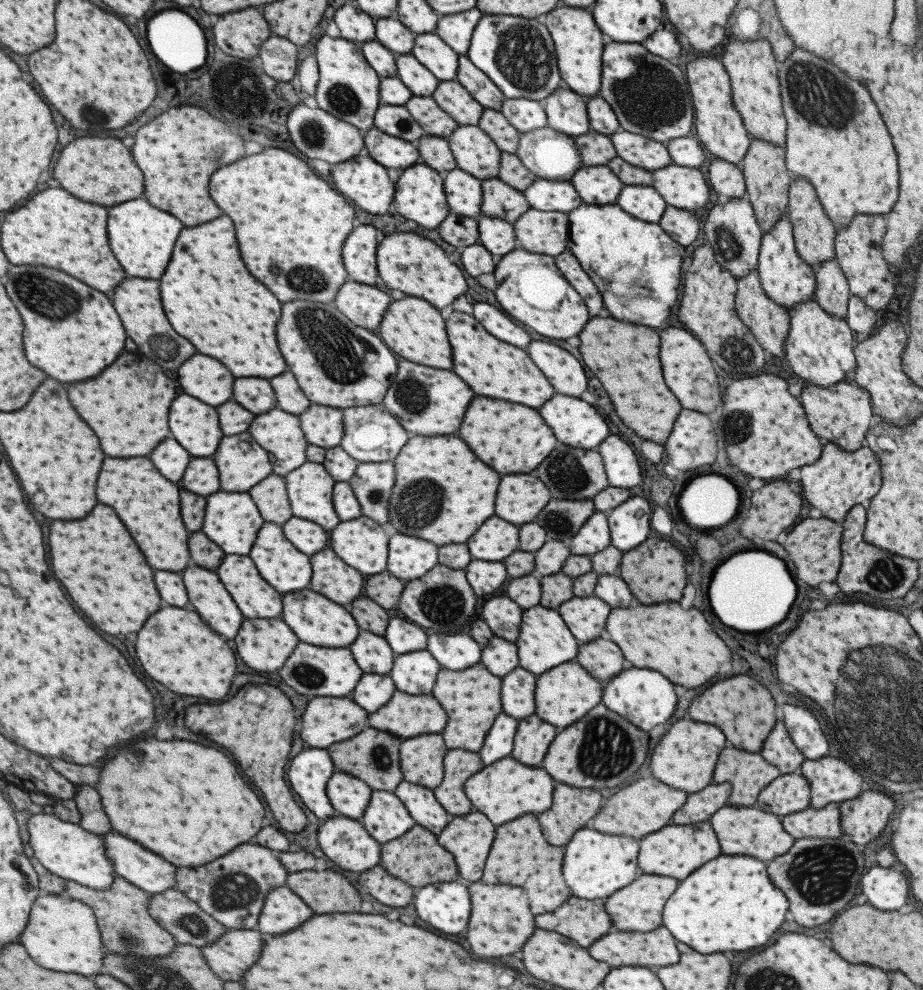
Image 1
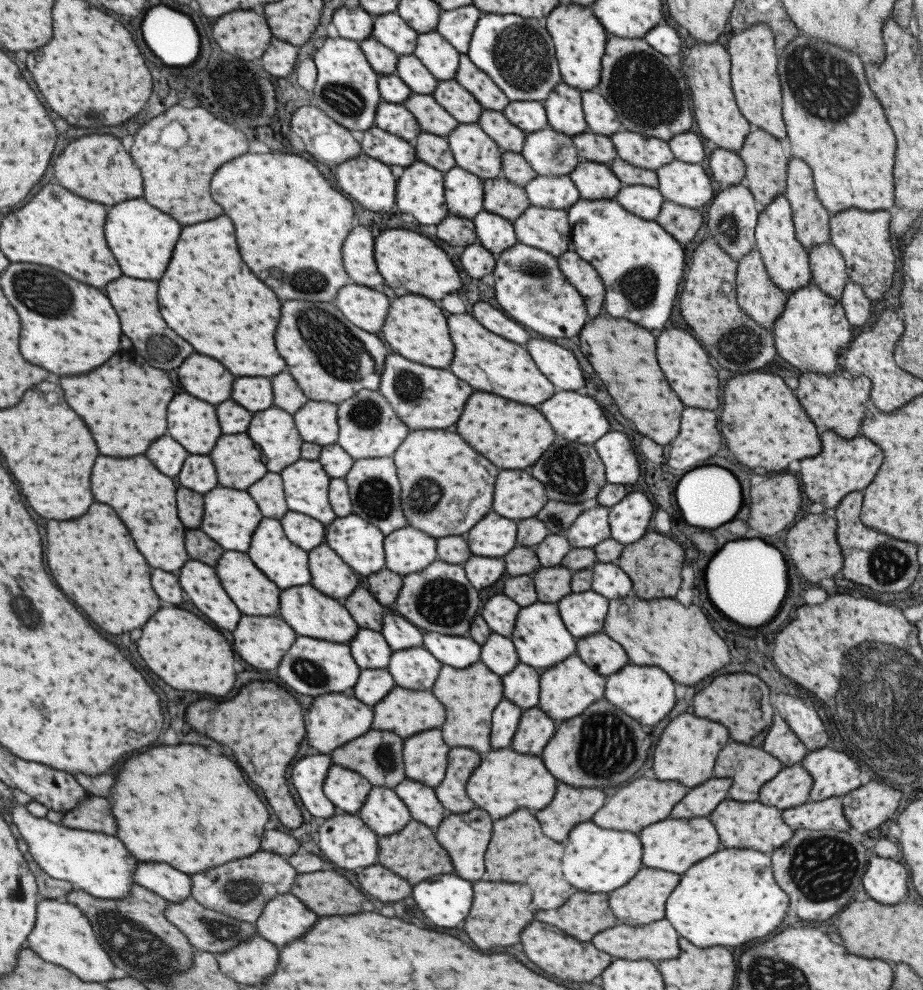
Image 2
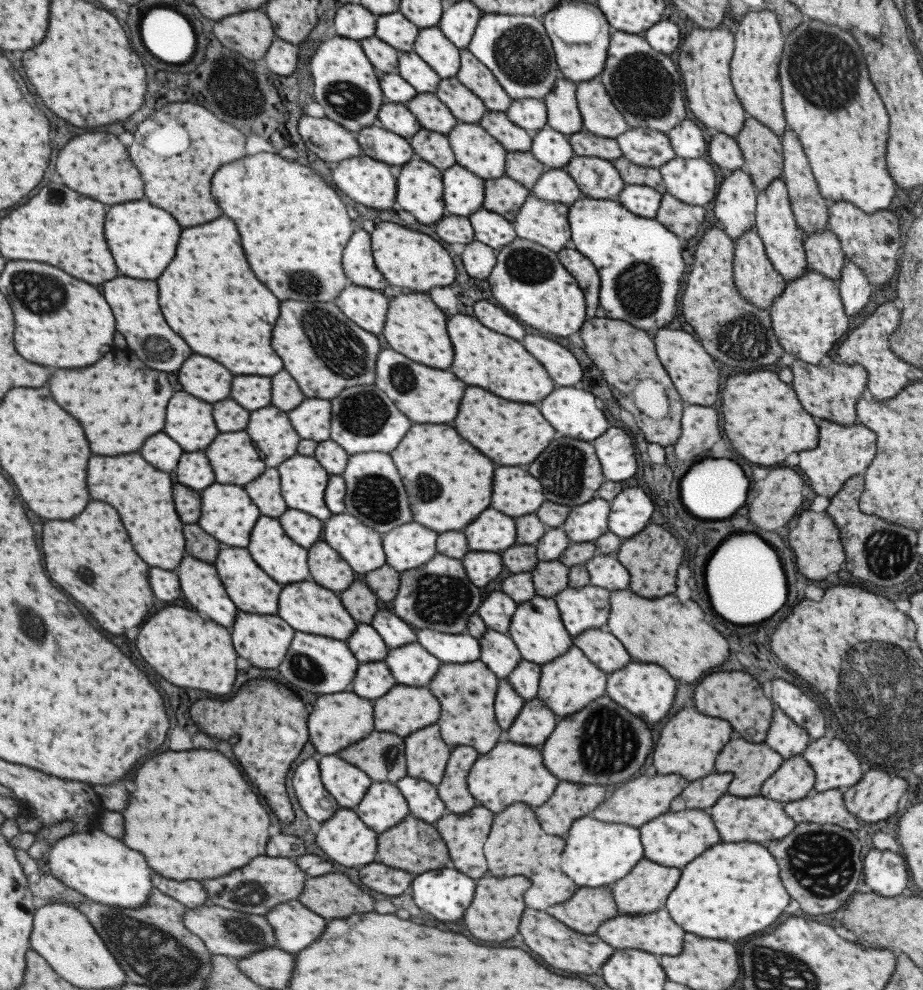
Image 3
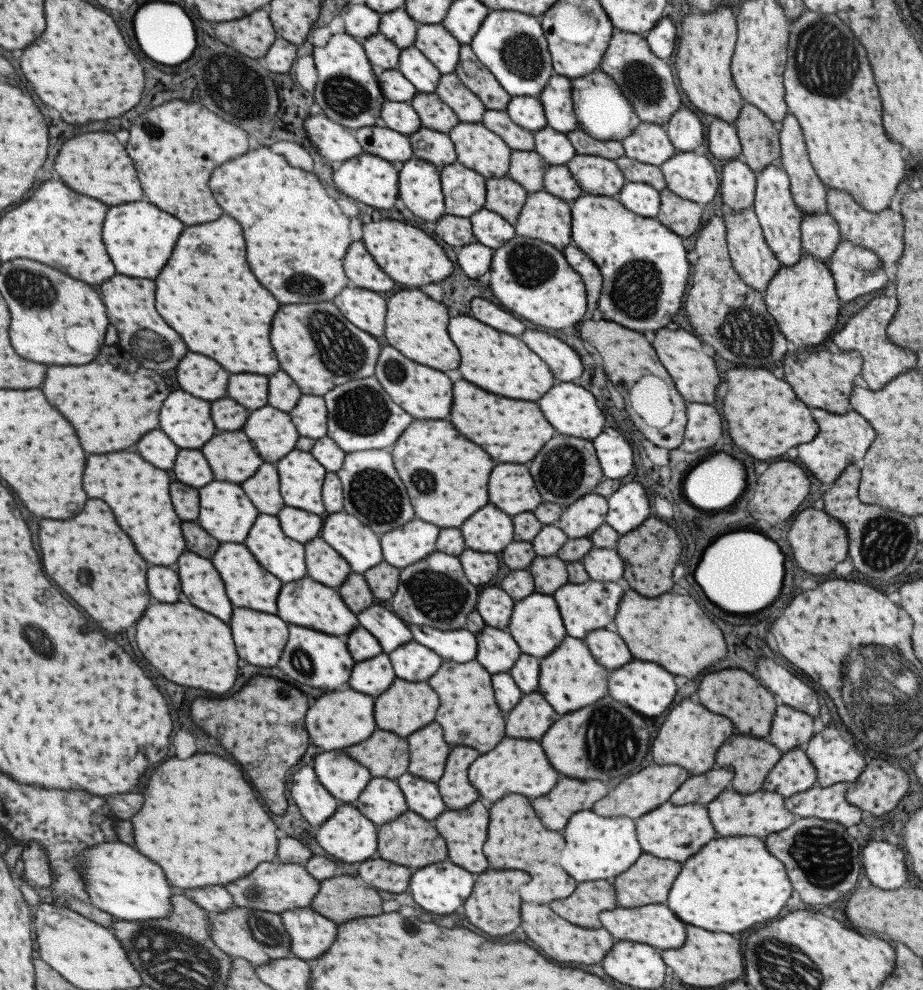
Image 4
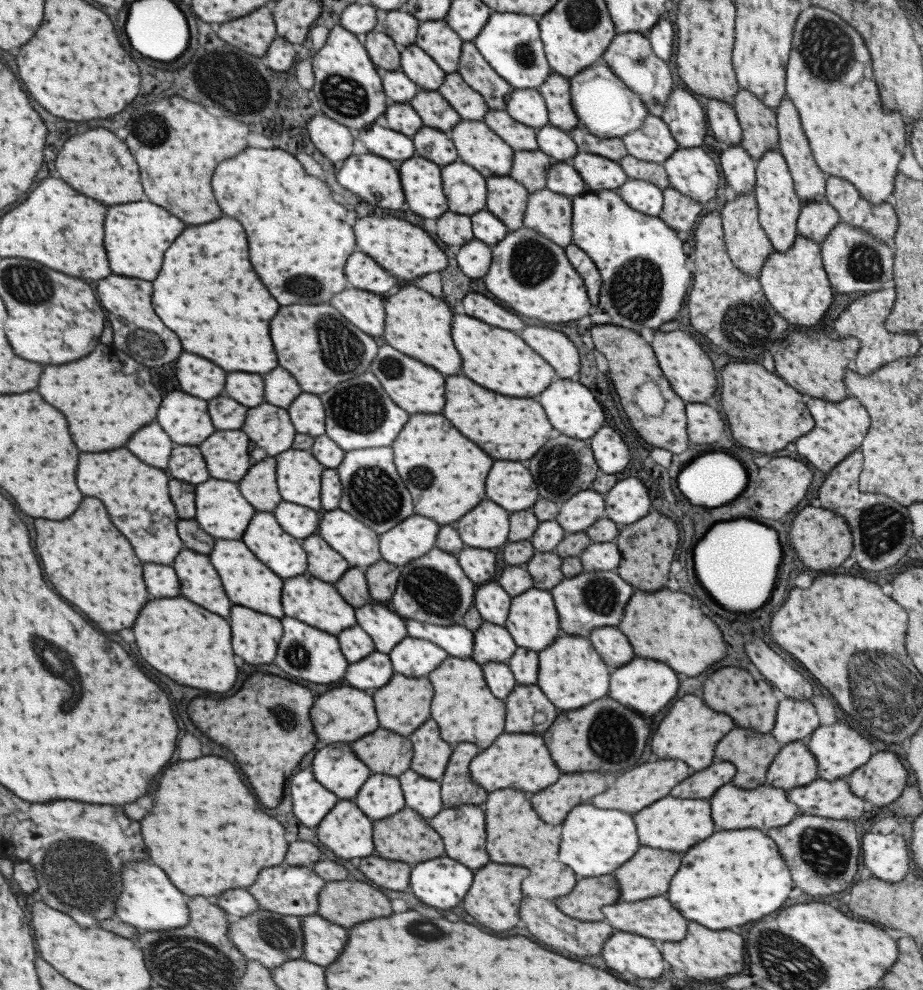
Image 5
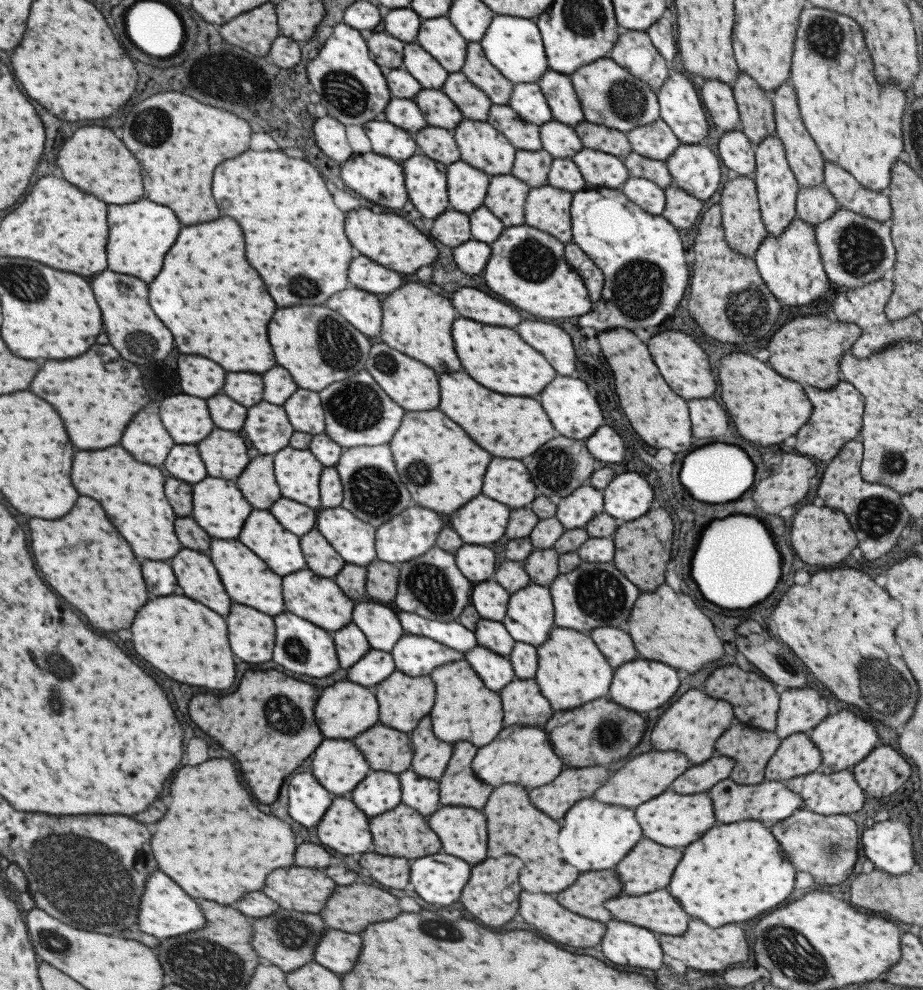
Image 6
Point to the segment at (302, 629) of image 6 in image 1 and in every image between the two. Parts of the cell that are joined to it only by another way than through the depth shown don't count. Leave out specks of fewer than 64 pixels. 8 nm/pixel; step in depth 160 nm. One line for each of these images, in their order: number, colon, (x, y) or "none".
1: (312, 671)
2: (312, 667)
3: (314, 664)
4: (319, 660)
5: (306, 653)

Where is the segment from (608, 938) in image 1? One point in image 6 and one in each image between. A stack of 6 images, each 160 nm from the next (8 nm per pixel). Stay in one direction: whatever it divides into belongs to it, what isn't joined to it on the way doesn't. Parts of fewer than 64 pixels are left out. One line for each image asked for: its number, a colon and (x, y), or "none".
2: (657, 941)
3: (654, 933)
4: (653, 924)
5: (654, 918)
6: (656, 911)

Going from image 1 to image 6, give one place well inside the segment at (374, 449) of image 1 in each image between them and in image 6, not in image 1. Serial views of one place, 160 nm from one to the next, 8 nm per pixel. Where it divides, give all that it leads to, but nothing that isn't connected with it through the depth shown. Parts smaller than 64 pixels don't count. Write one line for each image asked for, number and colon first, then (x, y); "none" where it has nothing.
2: (367, 428)
3: (363, 419)
4: (360, 417)
5: (357, 413)
6: (356, 412)

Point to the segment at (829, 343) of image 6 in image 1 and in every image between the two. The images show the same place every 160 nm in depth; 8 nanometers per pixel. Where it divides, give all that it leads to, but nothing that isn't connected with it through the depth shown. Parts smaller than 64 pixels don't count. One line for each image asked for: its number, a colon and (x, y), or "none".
1: (841, 413)
2: (836, 403)
3: (831, 391)
4: (824, 380)
5: (817, 364)

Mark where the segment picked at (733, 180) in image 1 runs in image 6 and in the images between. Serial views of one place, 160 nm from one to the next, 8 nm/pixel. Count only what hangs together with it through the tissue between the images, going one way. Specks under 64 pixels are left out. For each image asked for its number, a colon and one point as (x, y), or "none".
2: (726, 167)
3: (723, 151)
4: (722, 141)
5: (721, 118)
6: (716, 97)

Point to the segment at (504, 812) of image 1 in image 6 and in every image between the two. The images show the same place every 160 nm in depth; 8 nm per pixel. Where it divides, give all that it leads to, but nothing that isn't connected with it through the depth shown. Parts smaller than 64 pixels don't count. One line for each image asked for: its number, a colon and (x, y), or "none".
2: (504, 781)
3: (510, 773)
4: (514, 766)
5: (518, 761)
6: (518, 755)

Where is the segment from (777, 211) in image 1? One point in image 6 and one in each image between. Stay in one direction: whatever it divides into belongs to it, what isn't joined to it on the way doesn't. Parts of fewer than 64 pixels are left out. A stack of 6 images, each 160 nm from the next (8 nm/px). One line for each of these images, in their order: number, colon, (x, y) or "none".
2: (765, 163)
3: (761, 149)
4: (758, 136)
5: (757, 123)
6: (755, 112)

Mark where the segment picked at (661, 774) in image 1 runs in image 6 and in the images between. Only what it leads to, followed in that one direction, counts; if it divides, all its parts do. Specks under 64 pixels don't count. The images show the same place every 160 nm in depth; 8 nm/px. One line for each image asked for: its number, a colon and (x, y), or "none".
2: (686, 750)
3: (688, 744)
4: (689, 737)
5: (689, 731)
6: (691, 725)

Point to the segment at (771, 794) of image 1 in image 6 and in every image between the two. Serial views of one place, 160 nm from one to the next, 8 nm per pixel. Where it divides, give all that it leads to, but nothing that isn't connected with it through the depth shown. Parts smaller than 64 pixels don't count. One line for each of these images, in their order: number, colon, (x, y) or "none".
2: (790, 787)
3: (794, 779)
4: (793, 772)
5: (793, 765)
6: (796, 755)

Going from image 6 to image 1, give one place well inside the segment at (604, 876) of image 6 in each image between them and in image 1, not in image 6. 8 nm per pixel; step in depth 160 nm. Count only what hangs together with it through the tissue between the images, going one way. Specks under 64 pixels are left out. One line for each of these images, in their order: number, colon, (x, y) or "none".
1: (583, 921)
2: (587, 914)
3: (589, 907)
4: (581, 908)
5: (585, 901)

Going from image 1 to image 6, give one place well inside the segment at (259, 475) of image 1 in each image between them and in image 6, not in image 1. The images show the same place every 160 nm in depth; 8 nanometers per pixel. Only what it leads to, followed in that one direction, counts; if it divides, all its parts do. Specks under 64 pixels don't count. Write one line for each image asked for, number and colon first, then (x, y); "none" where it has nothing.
2: (237, 462)
3: (234, 460)
4: (231, 458)
5: (225, 453)
6: (224, 453)

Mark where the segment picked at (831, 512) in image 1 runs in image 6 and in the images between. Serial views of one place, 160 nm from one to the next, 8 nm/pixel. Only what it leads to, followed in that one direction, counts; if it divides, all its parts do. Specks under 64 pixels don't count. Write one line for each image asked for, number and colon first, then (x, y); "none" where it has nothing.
2: (844, 465)
3: (843, 451)
4: (842, 439)
5: (844, 423)
6: (835, 418)

